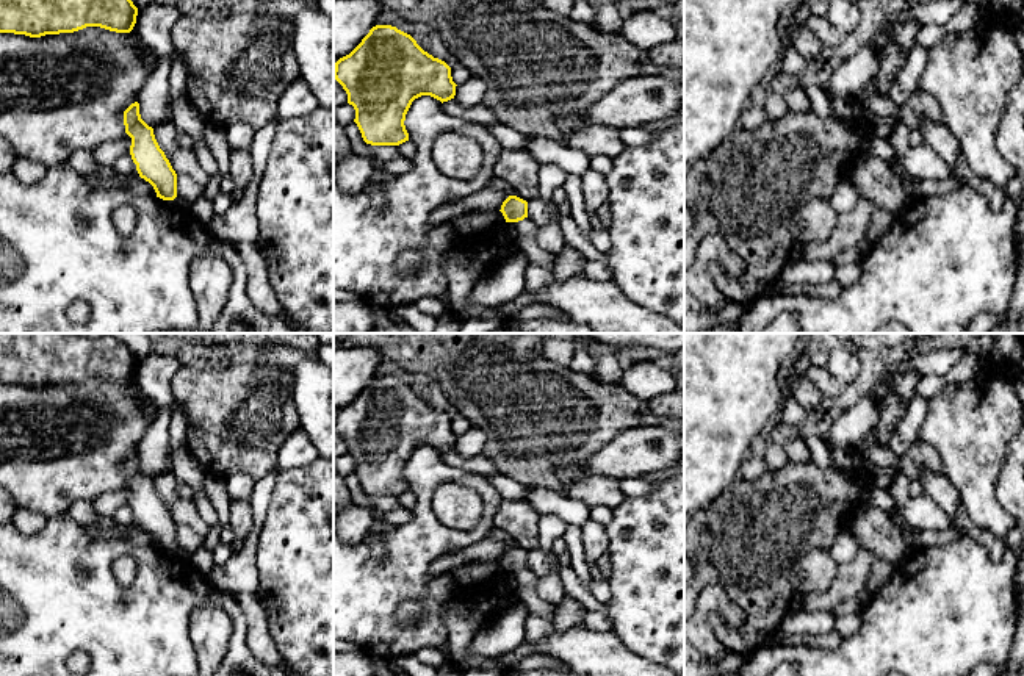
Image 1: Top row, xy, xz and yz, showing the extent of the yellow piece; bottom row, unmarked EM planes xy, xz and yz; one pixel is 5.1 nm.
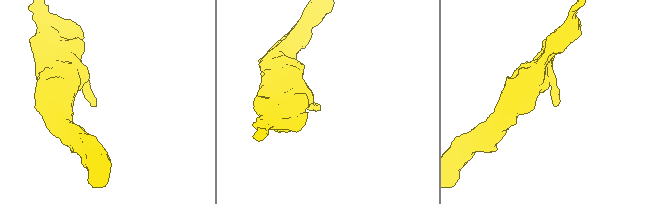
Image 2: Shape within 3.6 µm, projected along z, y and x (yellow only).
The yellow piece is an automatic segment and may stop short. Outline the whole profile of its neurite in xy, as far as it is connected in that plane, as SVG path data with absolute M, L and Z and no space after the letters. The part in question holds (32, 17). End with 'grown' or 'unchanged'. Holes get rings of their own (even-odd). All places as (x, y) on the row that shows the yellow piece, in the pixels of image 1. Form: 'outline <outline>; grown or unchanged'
outline M0 0L0 33L41 38L86 27L130 33L136 16L132 0Z; unchanged

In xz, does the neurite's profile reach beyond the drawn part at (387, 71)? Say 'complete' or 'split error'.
complete

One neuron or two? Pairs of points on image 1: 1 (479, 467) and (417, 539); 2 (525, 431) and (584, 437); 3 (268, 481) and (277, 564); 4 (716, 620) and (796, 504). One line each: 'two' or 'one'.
1: two
2: one
3: two
4: one

